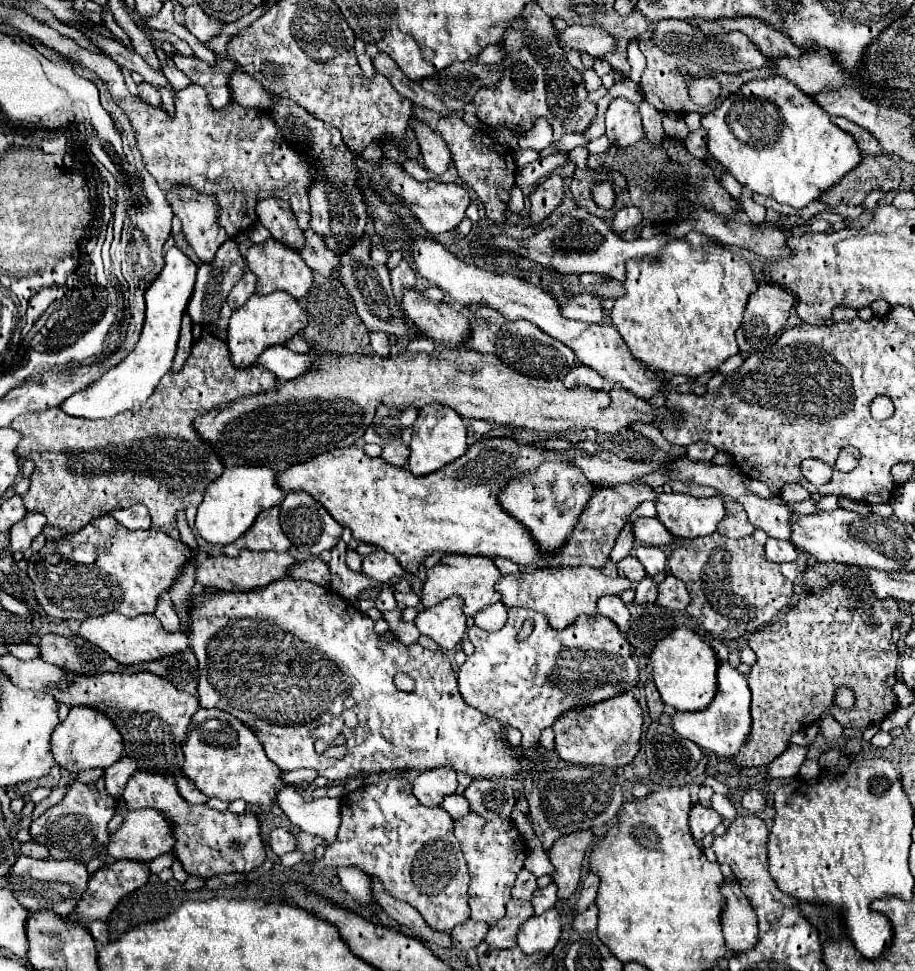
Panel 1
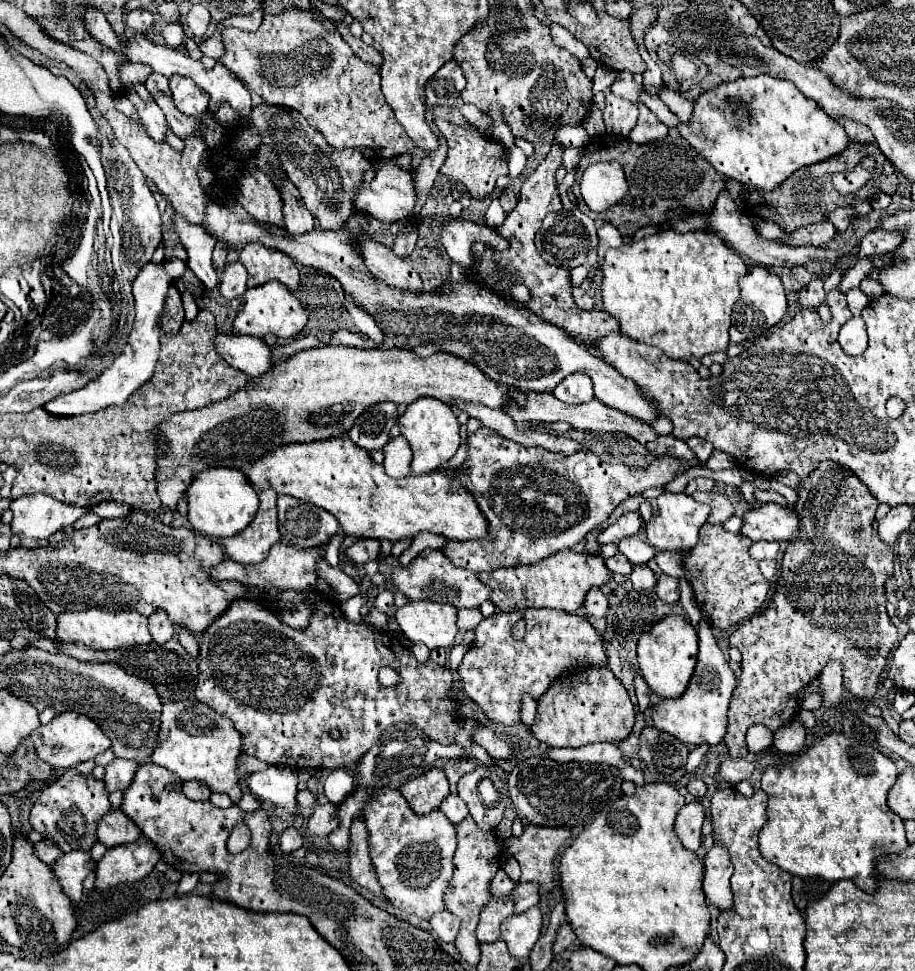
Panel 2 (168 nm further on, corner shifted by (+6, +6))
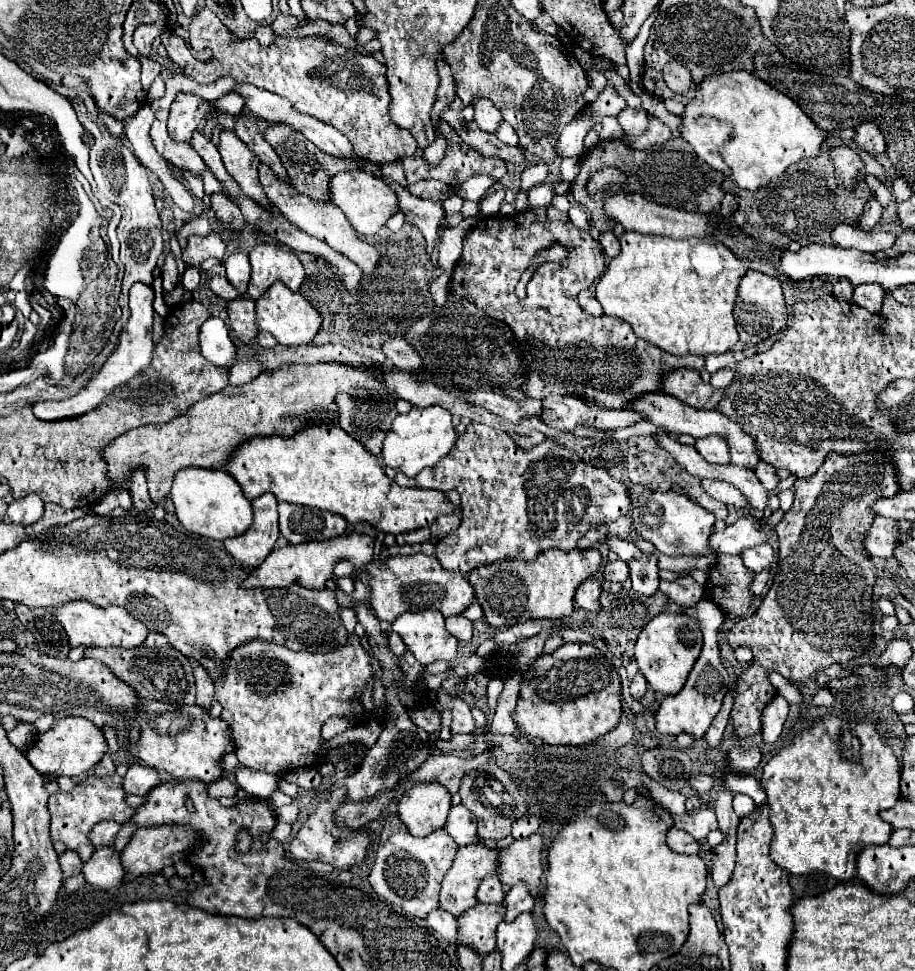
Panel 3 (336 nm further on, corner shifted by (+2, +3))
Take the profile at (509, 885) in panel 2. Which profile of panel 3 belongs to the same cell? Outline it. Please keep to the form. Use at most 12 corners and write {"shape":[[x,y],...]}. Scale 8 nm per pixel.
{"shape":[[486,876],[476,892],[484,904],[502,904],[504,892],[496,876]]}

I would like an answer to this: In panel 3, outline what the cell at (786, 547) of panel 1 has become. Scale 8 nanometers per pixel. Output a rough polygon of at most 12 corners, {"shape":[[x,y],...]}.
{"shape":[[760,544],[742,552],[750,572],[770,568],[774,552],[770,544]]}

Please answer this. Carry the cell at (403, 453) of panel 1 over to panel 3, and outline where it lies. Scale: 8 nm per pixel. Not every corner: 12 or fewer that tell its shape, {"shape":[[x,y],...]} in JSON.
{"shape":[[470,422],[404,488],[458,490],[436,558],[464,576],[576,548],[626,486],[544,440]]}

